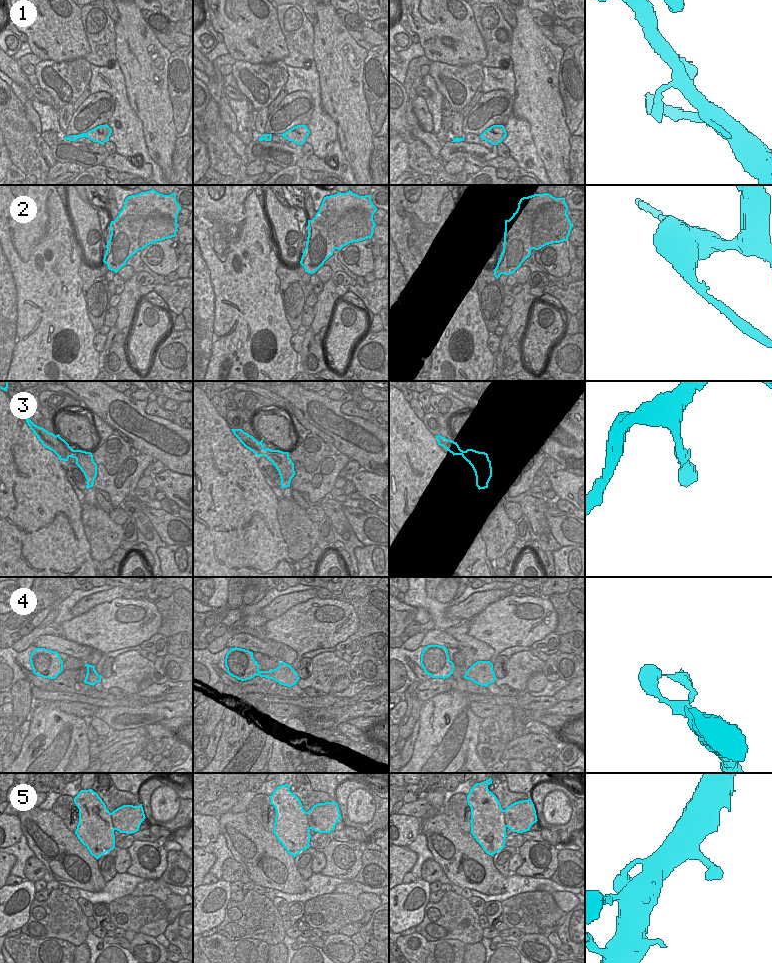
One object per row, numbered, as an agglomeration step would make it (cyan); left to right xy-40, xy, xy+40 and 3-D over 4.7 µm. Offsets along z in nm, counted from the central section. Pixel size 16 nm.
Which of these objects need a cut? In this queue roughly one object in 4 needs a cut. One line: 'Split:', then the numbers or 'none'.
Split: 2

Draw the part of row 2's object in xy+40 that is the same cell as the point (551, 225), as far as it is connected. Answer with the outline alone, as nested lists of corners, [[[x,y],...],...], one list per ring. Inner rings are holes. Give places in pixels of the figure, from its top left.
[[[557,203],[544,204],[536,211],[533,231],[530,232],[534,250],[568,240],[573,225],[567,211]]]

